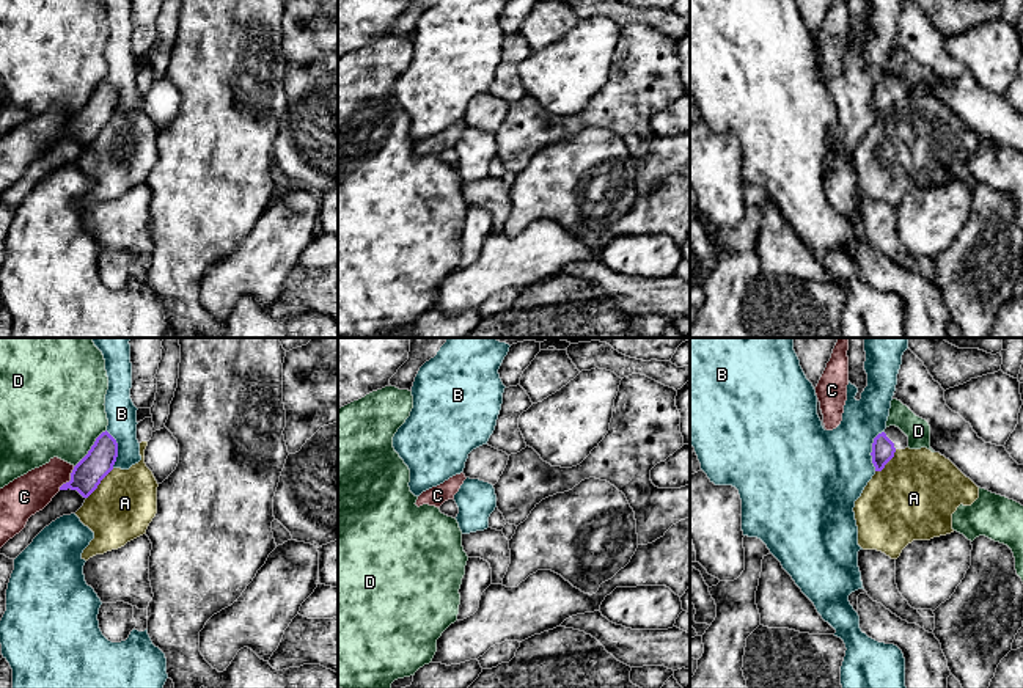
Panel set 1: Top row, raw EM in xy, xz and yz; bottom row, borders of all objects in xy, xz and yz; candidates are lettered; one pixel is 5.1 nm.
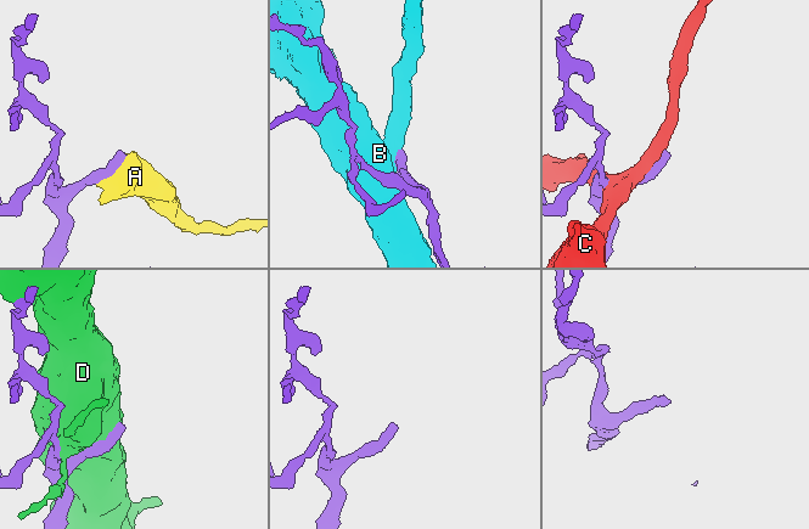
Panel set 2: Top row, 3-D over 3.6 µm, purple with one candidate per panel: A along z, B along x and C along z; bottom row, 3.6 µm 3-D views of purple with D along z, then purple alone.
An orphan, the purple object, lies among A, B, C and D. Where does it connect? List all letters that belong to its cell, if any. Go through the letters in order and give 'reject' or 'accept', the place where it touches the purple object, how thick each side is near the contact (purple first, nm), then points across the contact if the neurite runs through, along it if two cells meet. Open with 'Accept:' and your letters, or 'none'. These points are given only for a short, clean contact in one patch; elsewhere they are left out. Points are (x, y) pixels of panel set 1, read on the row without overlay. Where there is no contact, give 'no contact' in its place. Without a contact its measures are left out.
Accept: none
A: reject; contact xy (99, 131); calibres 160 and 320 nm
B: reject; contact yz (872, 98); calibres 120 and 400 nm; border yz (883, 79), (872, 91), (871, 110), (874, 118)
C: reject; contact xy (71, 128); calibres 160 and 200 nm
D: reject; contact xy (91, 96); calibres 160 and 460 nm

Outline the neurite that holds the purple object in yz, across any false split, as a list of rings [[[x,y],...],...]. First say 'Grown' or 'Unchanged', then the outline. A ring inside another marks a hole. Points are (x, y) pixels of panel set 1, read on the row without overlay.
Grown. [[[896,74],[886,75],[874,86],[872,91],[872,112],[875,119],[882,119],[885,113],[894,105],[897,97],[908,94],[908,85]]]

